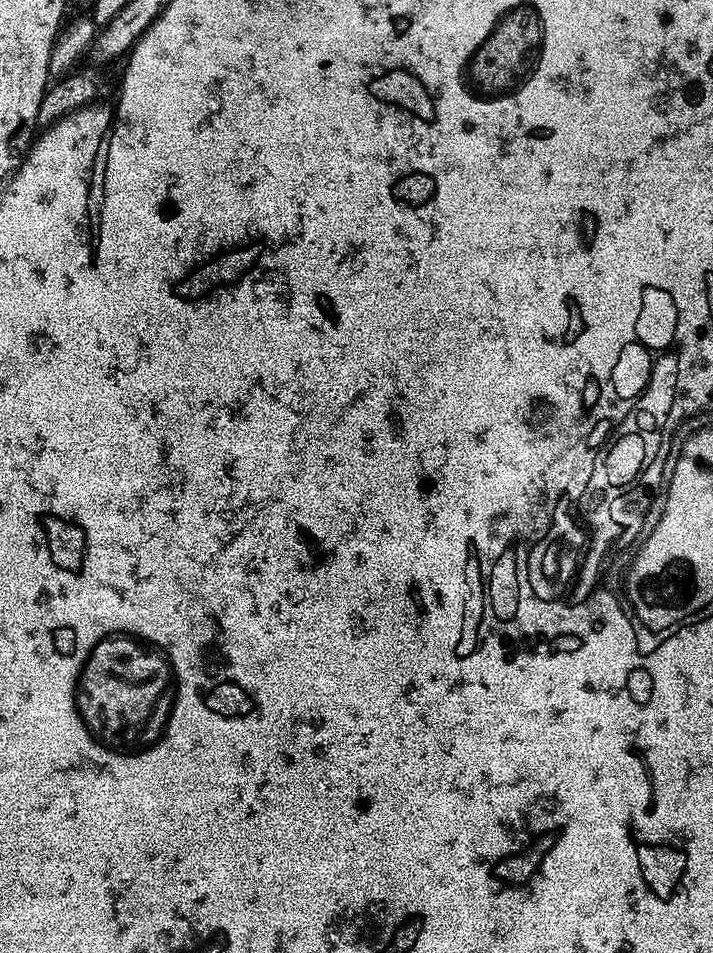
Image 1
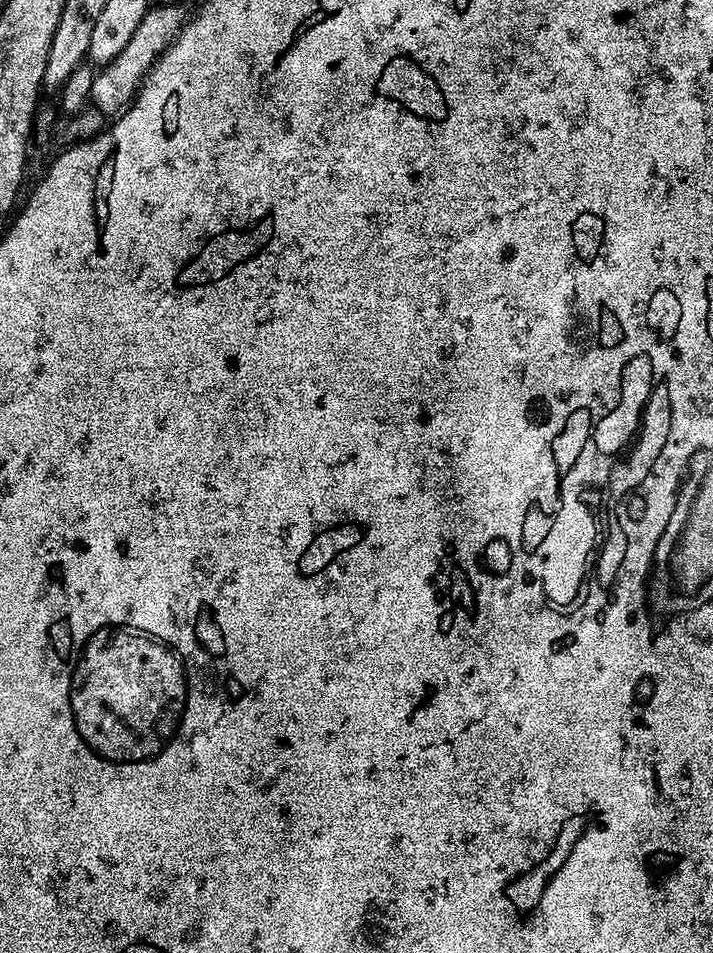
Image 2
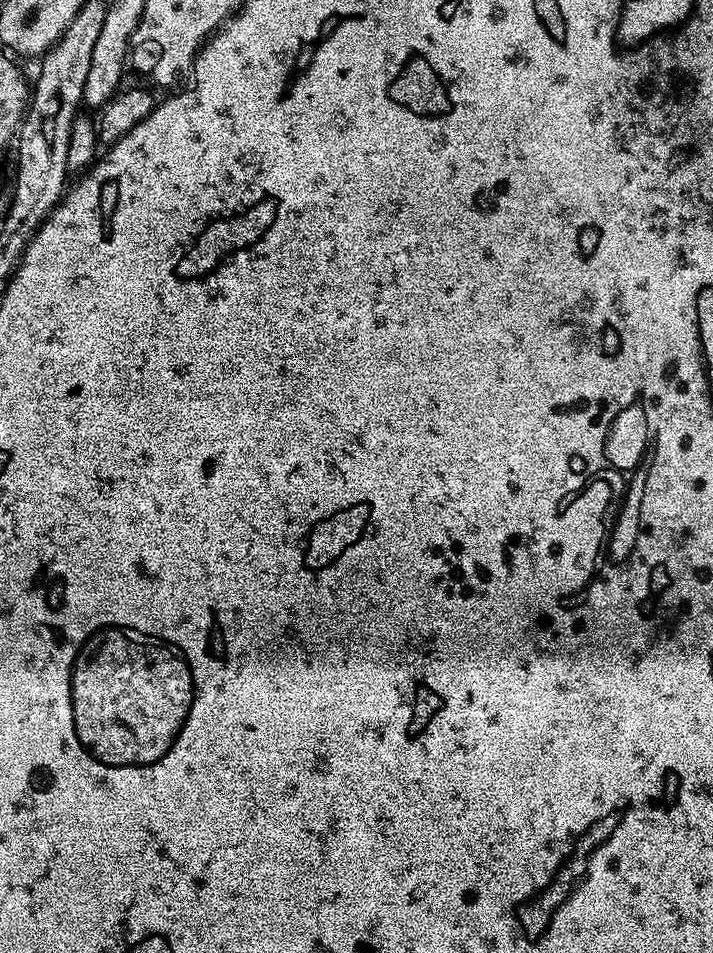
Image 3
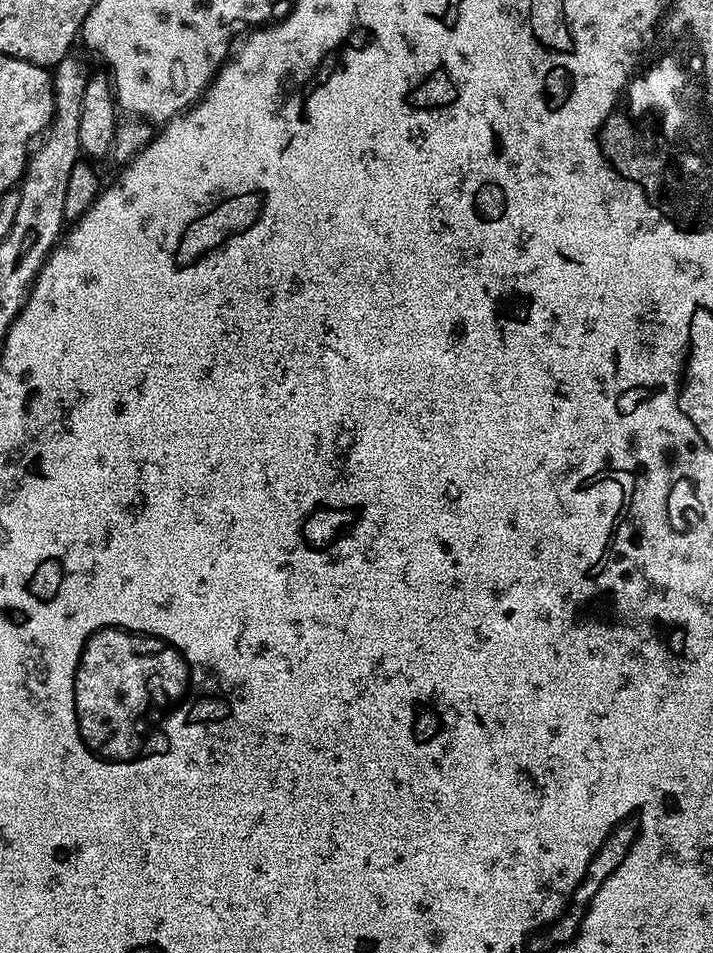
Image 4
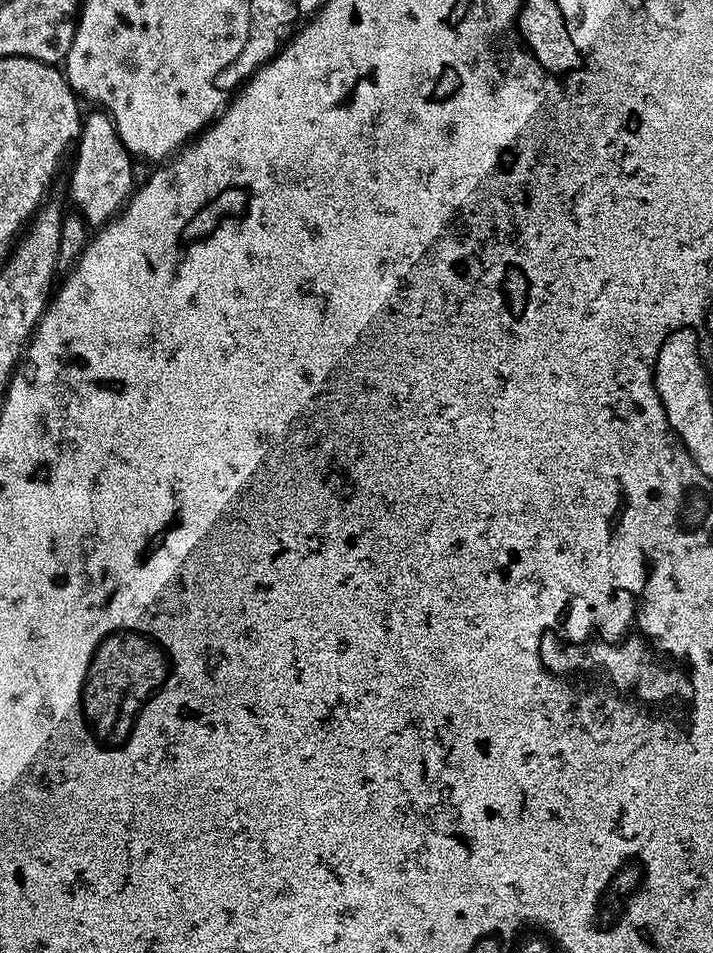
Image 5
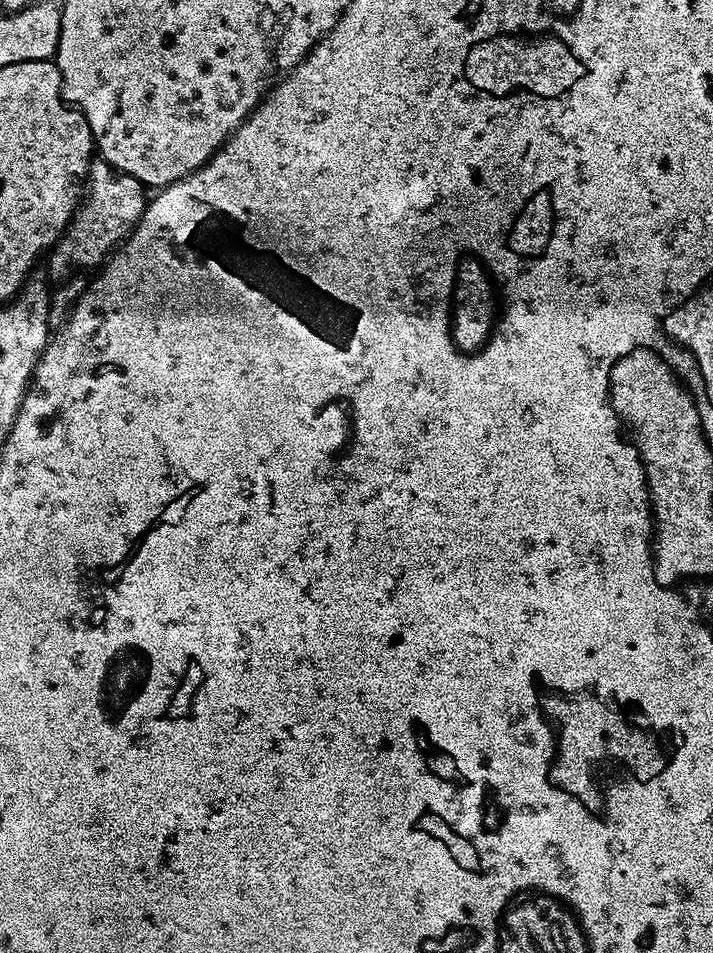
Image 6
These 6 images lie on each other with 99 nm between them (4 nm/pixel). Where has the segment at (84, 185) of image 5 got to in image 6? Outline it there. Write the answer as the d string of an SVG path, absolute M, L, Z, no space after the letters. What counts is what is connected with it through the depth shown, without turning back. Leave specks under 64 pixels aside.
M93 159L88 167L88 179L80 204L72 213L72 220L60 239L47 253L47 275L67 278L77 275L79 268L99 269L134 231L144 213L145 203L146 189L142 182L138 182L138 178L130 178L130 174L110 166L104 160Z

